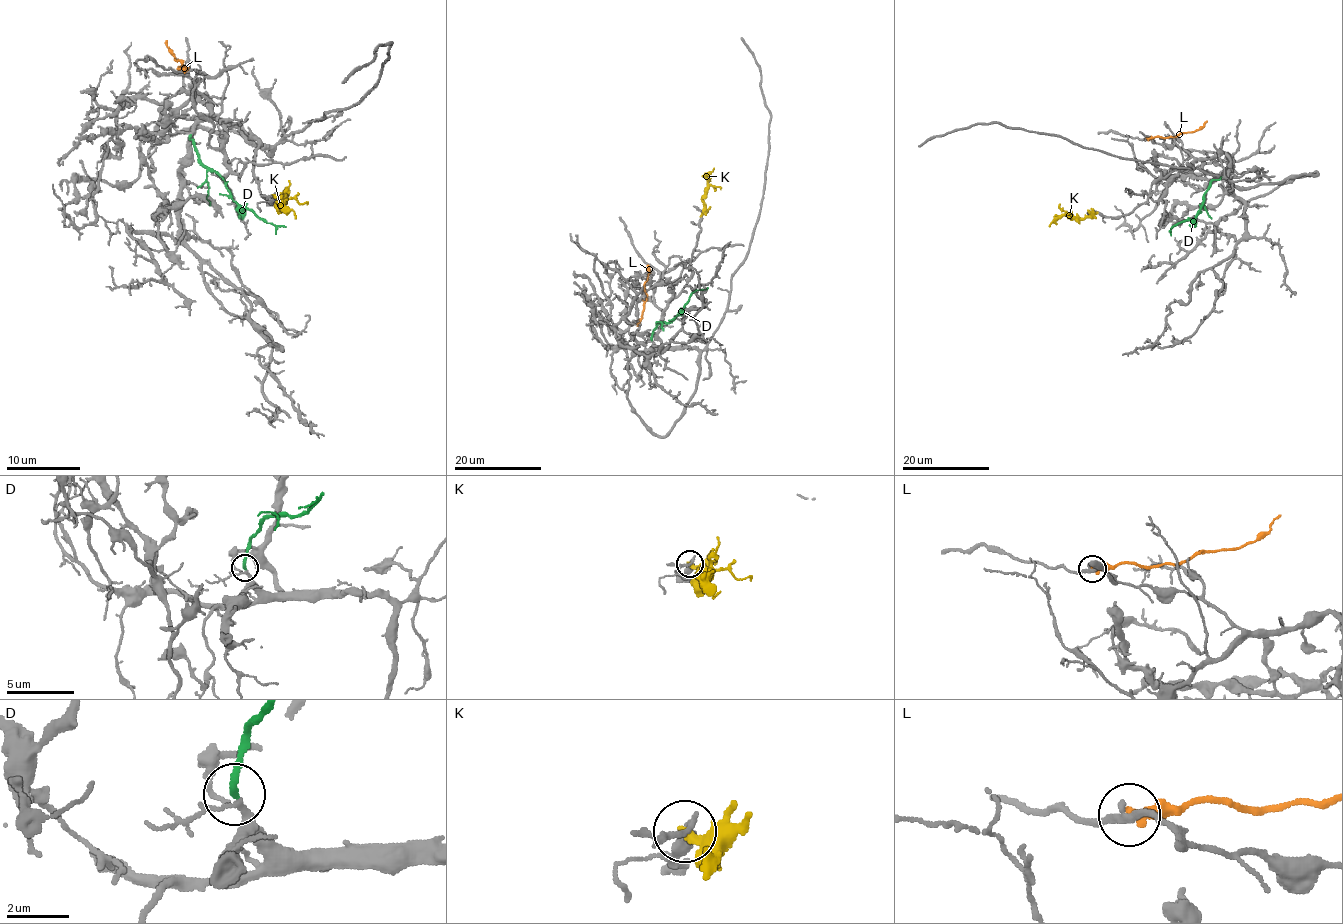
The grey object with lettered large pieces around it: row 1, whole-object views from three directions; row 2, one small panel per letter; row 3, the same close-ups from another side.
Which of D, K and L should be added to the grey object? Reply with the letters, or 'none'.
D

